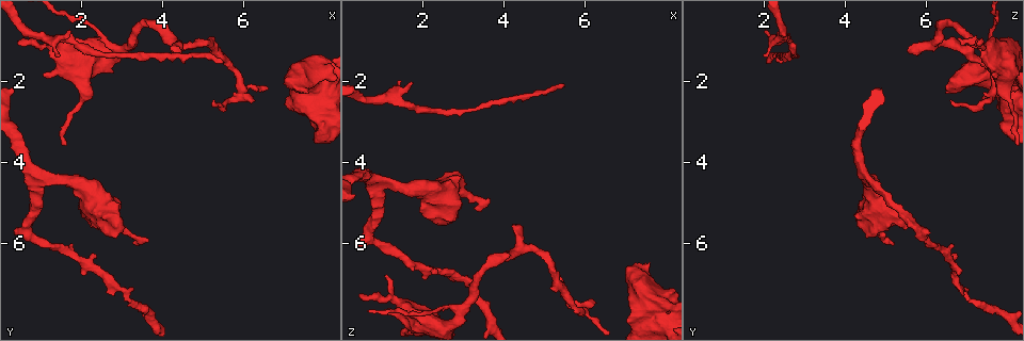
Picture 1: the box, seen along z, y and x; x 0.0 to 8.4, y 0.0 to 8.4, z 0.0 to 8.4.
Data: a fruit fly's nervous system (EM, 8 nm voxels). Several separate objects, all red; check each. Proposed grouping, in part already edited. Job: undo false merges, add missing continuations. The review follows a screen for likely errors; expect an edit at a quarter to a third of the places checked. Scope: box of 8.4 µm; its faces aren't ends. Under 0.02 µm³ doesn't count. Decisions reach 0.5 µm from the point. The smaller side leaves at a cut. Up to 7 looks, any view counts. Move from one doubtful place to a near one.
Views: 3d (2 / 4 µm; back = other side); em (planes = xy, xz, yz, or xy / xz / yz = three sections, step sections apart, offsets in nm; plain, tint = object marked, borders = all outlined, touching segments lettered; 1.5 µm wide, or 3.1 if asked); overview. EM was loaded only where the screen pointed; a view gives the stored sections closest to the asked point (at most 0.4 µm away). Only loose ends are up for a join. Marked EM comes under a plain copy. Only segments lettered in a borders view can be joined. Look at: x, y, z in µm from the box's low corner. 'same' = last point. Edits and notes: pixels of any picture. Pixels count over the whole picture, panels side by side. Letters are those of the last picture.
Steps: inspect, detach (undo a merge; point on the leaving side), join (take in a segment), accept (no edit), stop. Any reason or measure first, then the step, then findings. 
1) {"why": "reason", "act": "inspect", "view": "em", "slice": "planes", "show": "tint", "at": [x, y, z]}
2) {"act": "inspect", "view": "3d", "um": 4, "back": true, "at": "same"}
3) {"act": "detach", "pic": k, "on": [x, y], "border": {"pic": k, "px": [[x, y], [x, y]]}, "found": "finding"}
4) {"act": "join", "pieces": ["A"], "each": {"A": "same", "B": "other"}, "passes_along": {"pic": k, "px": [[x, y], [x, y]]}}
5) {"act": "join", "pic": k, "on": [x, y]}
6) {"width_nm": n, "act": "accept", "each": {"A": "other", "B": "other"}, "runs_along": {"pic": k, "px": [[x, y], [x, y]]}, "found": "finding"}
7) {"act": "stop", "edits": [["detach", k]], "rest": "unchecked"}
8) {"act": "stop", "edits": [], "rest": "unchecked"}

{"why": "free end", "act": "inspect", "view": "em", "slice": "planes", "show": "borders", "at": [4.25, 1.20, 5.60]}

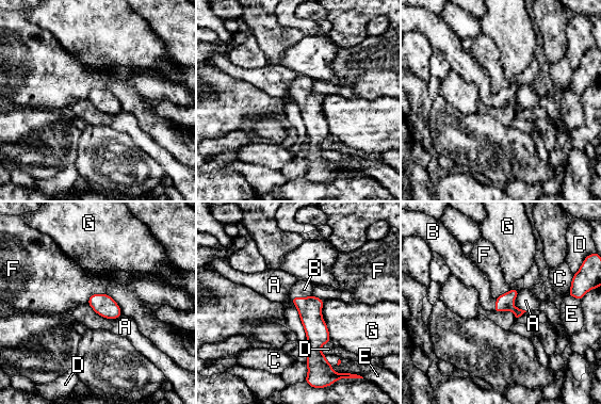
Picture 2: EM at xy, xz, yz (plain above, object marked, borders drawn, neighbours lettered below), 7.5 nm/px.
{"act": "join", "pieces": ["B"], "each": {"A": "other", "B": "same", "C": "other", "D": "other", "E": "other", "F": "other", "G": "other"}, "found": "it goes on there"}

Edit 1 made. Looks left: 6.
{"act": "inspect", "view": "overview"}

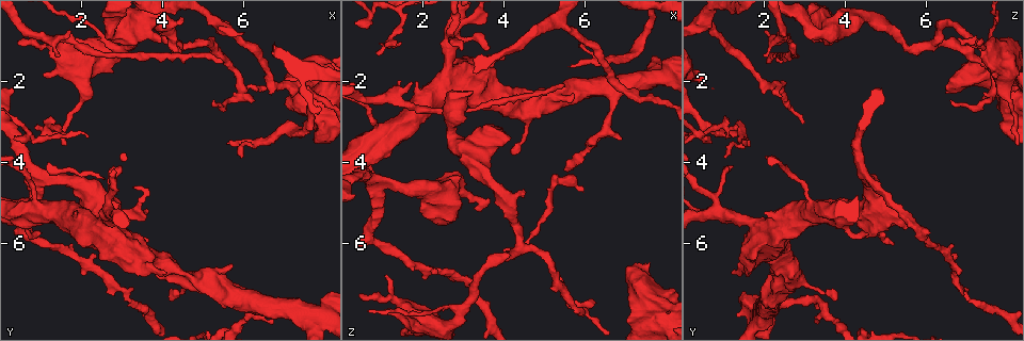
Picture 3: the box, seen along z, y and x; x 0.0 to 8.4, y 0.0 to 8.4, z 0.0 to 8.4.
{"why": "thick end", "act": "inspect", "view": "em", "slice": "planes", "show": "borders", "at": [7.50, 2.25, 6.55]}

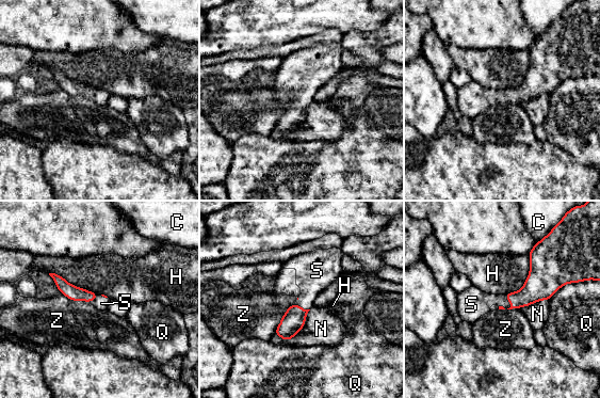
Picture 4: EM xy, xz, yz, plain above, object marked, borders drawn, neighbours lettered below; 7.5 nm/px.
{"longest_contact_nm": ["H", 360], "act": "join", "pieces": ["S"], "each": {"C": "other", "H": "other", "N": "other", "Q": "other", "S": "same", "Z": "other"}, "passes_along": {"pic": 4, "px": [[75, 293], [98, 295], [101, 303]]}, "found": "it goes on there"}

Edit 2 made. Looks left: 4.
{"act": "stop", "edits": [["join", 2], ["join", 4]], "rest": "unchecked"}

